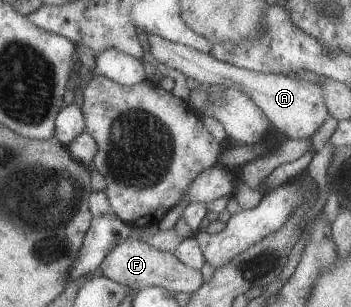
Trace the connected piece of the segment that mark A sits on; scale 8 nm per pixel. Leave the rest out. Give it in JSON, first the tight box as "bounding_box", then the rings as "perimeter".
{"bounding_box":[147,34,330,140],"perimeter":[[[147,34],[149,52],[159,64],[179,70],[186,78],[193,78],[200,84],[235,88],[251,98],[262,110],[270,124],[285,138],[307,140],[330,116],[325,108],[321,88],[317,83],[296,79],[294,76],[259,73],[215,60],[209,53],[193,50],[188,46],[172,43],[153,34]]]}

